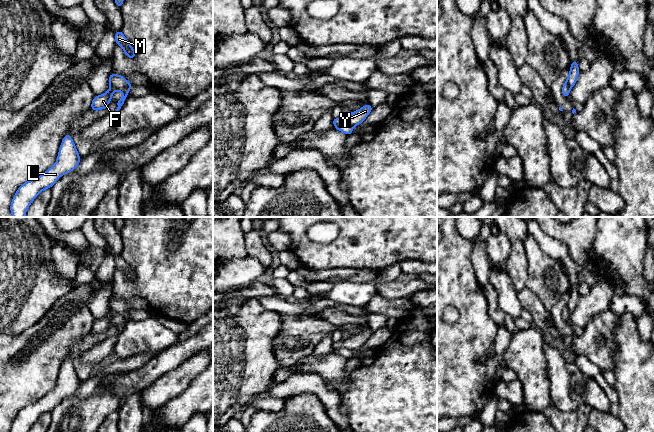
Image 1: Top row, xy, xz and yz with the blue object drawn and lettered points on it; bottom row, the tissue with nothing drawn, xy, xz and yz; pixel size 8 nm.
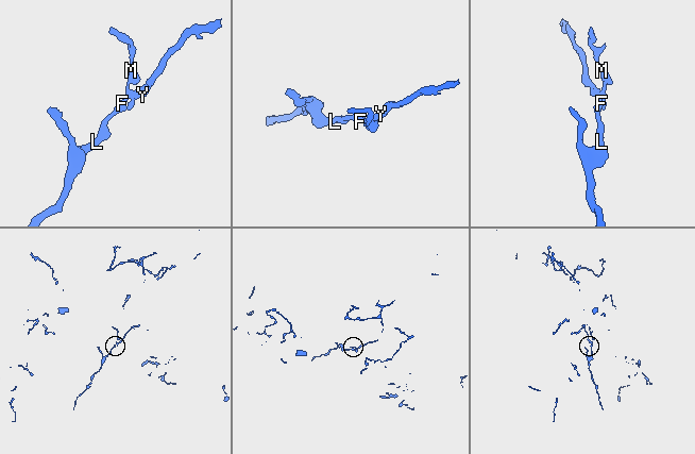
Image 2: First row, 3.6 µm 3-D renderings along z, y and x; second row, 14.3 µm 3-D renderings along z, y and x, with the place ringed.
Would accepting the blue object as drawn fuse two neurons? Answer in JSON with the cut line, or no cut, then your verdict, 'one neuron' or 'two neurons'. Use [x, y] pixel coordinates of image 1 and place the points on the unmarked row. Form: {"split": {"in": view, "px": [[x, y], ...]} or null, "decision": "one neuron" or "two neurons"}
{"split": {"in": "xz", "px": [[334, 348], [341, 347], [352, 350]]}, "decision": "two neurons"}

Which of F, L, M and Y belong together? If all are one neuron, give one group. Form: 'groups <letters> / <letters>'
groups F L Y / M

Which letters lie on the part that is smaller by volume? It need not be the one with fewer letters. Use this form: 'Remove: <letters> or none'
Remove: F, L, Y

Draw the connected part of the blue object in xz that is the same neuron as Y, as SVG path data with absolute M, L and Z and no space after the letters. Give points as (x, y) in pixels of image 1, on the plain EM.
M367 328L361 331L358 335L351 336L346 340L342 340L341 342L333 342L332 346L334 349L342 347L351 350L357 350L364 345L364 343L370 338L372 334L373 331L370 328Z

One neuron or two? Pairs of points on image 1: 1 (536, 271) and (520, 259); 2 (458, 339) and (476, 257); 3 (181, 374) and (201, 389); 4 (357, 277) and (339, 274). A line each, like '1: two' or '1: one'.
1: two
2: two
3: two
4: one

